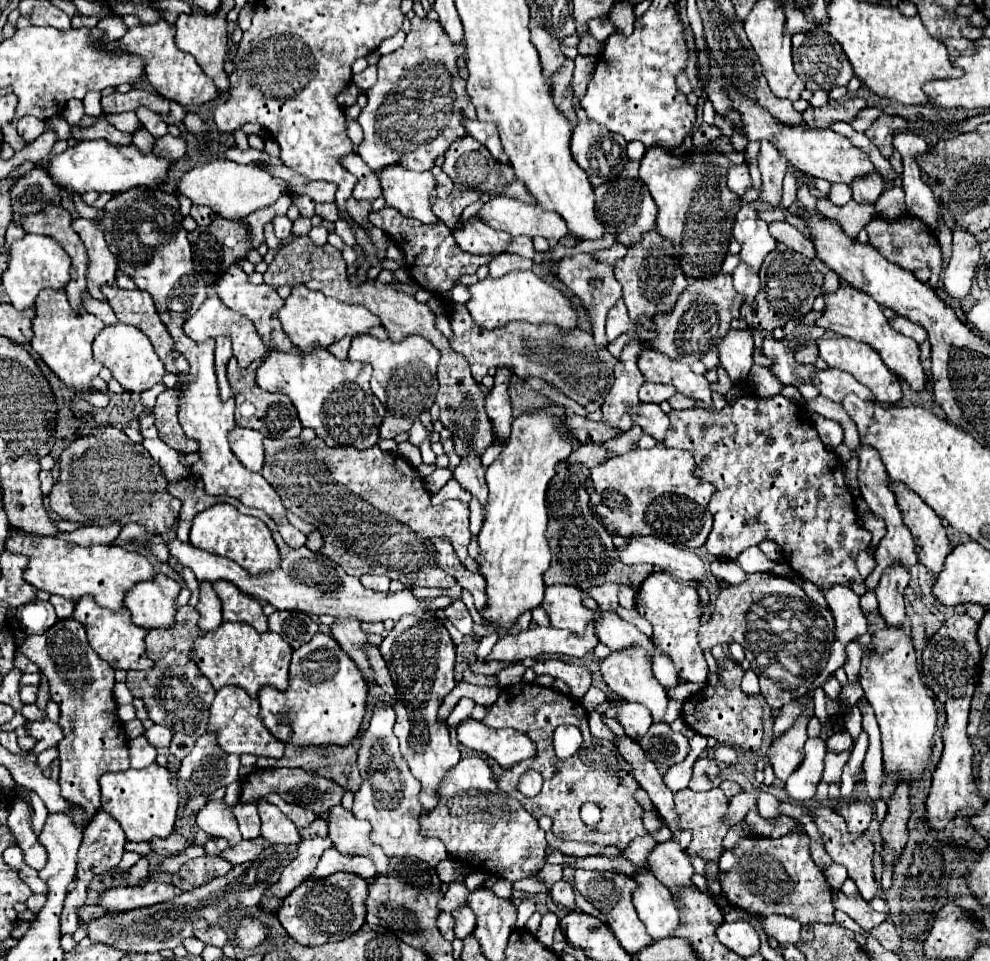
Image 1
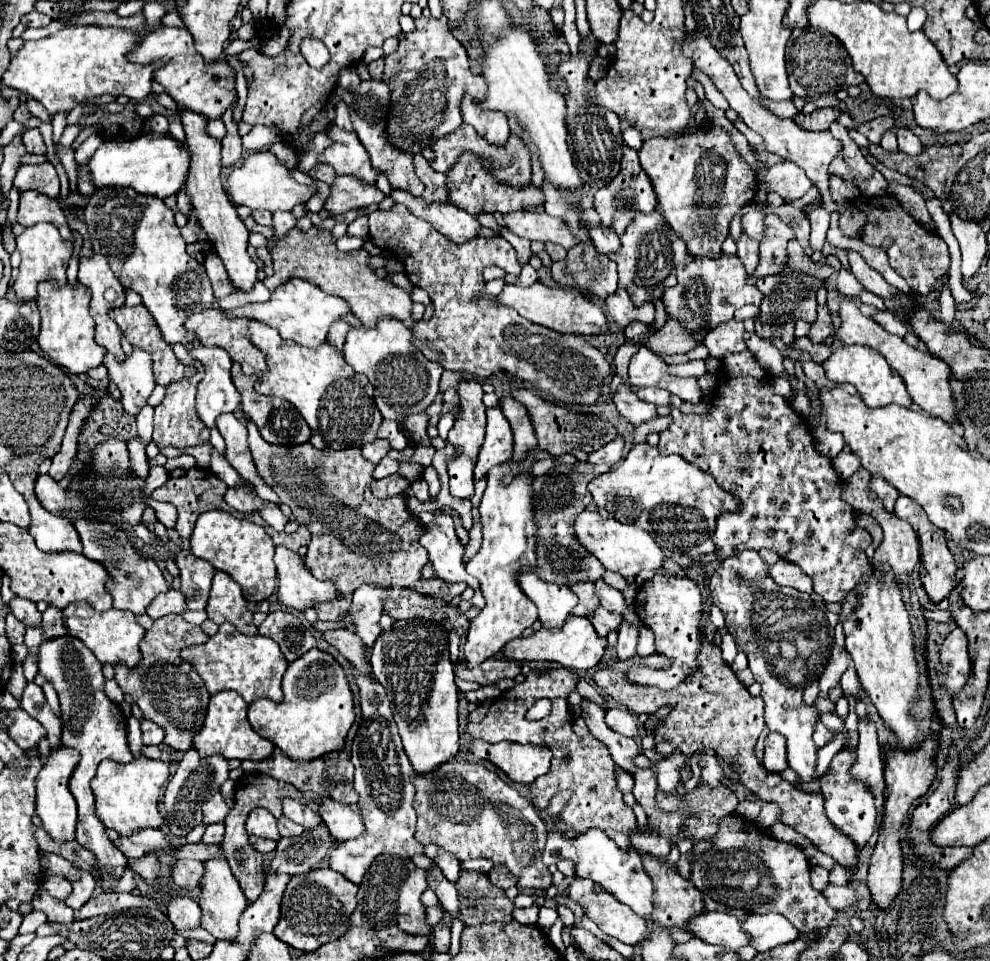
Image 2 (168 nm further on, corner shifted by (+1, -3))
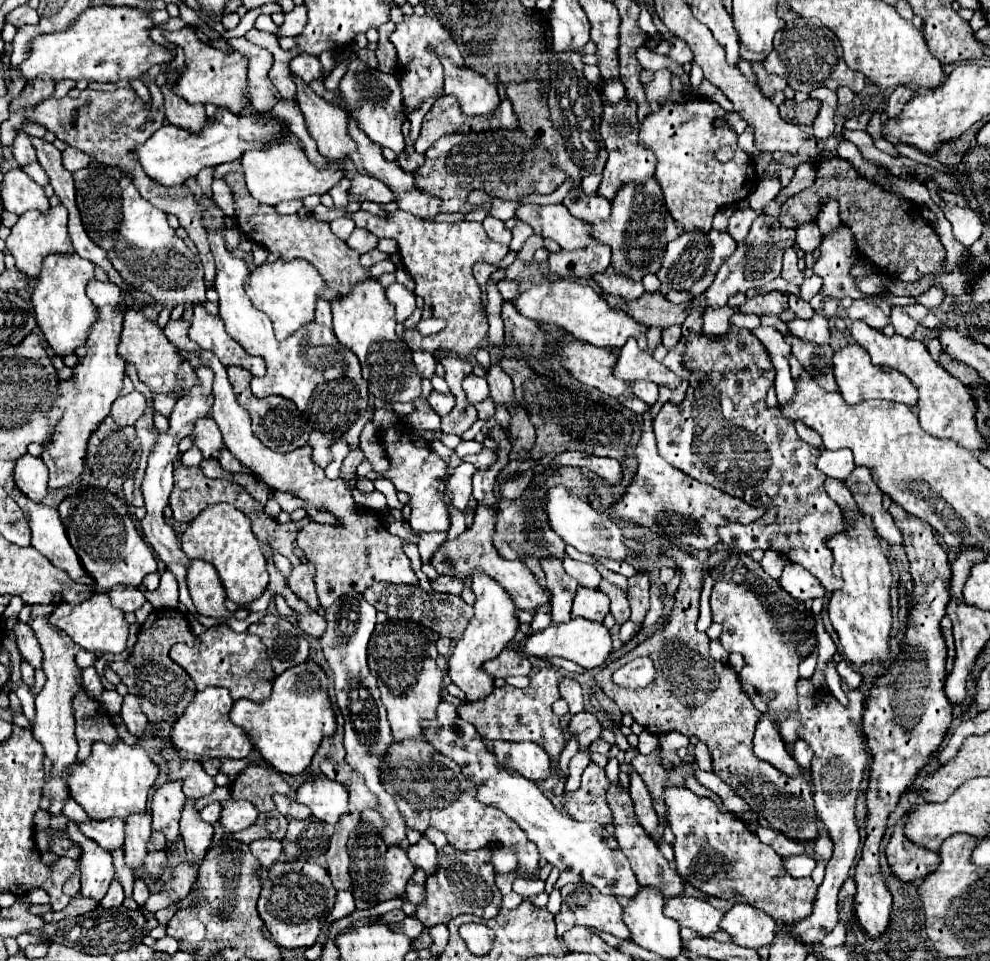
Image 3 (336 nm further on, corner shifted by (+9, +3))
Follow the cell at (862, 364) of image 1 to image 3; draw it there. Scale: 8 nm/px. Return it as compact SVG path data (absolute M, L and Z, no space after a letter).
M857 343L847 345L833 355L833 369L835 369L835 379L837 379L837 385L839 385L839 393L843 395L843 399L849 405L857 405L857 403L867 401L867 399L887 399L887 401L903 403L907 407L917 405L917 399L919 399L917 387L913 387L913 383L905 375L901 375L899 371L889 369L889 367L873 365L871 359L869 359L869 353Z

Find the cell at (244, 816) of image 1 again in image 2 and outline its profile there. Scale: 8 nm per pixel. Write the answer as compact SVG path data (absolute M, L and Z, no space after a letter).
M249 835L249 843L259 851L259 853L269 853L275 849L277 841L271 841L271 839L261 839L261 837L253 837Z

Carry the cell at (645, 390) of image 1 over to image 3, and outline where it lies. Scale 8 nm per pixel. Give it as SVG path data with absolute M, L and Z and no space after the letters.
M633 381L633 393L651 407L657 401L659 385L655 385L651 381Z

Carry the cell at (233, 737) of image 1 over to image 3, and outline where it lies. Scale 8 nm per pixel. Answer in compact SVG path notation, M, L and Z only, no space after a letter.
M207 687L203 691L199 691L193 701L189 703L189 707L183 711L183 715L175 721L175 725L171 727L171 743L175 749L195 755L199 759L243 759L249 755L249 751L253 749L249 737L243 733L241 727L237 727L231 719L229 719L229 711L231 711L233 699L229 695L227 689L223 687Z

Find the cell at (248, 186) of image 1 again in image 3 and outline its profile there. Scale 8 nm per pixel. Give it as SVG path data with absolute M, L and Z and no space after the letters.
M289 141L275 143L261 151L247 151L241 163L249 193L265 205L277 205L279 201L287 199L305 199L307 195L325 195L345 177L345 167L341 163L329 163L327 167L317 167L307 159L299 143Z

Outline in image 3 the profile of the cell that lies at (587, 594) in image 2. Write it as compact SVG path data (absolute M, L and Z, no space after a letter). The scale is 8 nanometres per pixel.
M547 557L541 561L543 571L547 575L547 589L551 591L551 621L553 623L565 623L571 619L571 603L573 603L573 595L577 591L577 581L573 577L569 577L563 571L561 559L557 557Z

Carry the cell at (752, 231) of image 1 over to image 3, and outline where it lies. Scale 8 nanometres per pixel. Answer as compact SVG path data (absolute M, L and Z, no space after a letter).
M775 175L775 177L763 177L763 179L759 179L757 181L757 187L753 189L753 193L749 195L749 205L751 205L751 209L753 211L757 211L757 213L761 213L761 209L763 209L763 205L765 203L769 203L769 201L773 201L775 197L777 197L777 193L781 191L781 181L779 181L779 177Z

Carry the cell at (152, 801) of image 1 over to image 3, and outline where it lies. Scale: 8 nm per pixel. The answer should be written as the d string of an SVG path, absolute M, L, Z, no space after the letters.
M123 741L115 745L95 743L91 747L91 755L85 761L75 761L75 765L69 767L69 771L65 771L65 783L69 783L69 795L83 807L83 811L91 819L109 819L109 817L125 819L127 815L147 811L149 789L153 787L157 775L159 775L159 767L149 759L149 755L139 743L137 745L125 745Z

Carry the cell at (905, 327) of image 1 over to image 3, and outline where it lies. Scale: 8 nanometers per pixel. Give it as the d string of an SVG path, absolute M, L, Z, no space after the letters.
M853 301L853 305L847 309L847 317L851 321L863 321L873 329L883 329L889 323L889 317L871 301Z

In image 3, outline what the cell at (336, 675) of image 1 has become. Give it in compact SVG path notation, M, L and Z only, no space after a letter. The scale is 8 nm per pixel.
M305 661L275 677L273 693L263 703L239 699L231 707L231 721L239 725L261 757L279 773L303 773L319 749L323 737L335 733L335 715L327 695L327 675L313 663Z

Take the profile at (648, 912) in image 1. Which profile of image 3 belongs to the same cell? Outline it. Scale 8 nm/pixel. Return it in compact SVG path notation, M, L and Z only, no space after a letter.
M441 701L437 707L437 717L433 721L425 721L421 727L425 727L425 741L445 757L453 759L469 781L473 779L477 787L477 799L507 813L537 845L539 855L561 871L557 881L559 889L567 883L591 883L601 893L615 895L619 899L631 899L639 891L639 883L615 837L597 823L581 823L557 811L557 807L533 781L527 781L517 771L503 769L495 755L485 747L481 735L477 735L477 729L471 723L459 719L457 707L453 703Z

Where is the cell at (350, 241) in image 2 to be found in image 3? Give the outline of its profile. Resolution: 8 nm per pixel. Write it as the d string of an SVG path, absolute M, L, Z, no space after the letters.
M341 217L341 219L333 219L333 221L331 221L331 229L333 229L333 233L335 233L337 237L347 239L347 237L353 233L355 223L353 223L351 217Z

